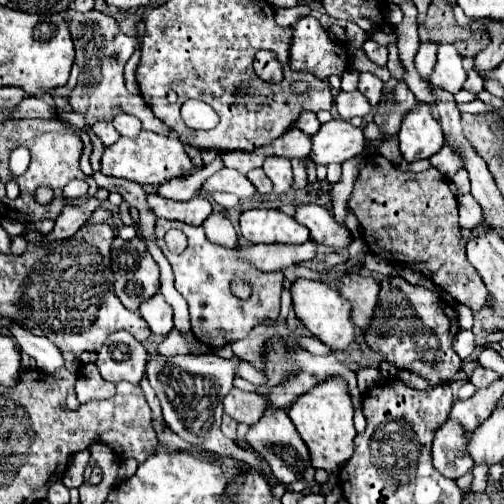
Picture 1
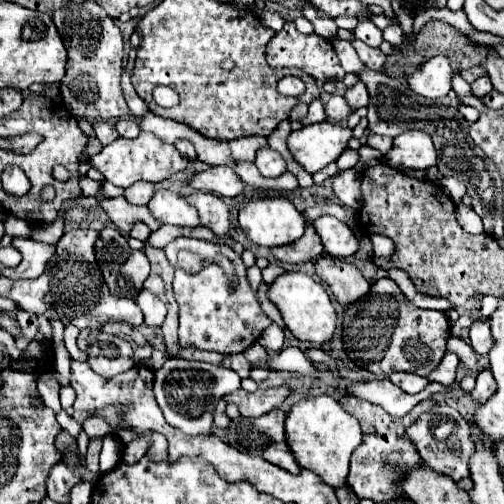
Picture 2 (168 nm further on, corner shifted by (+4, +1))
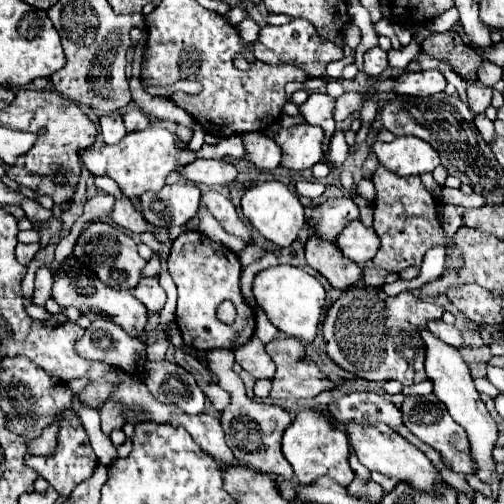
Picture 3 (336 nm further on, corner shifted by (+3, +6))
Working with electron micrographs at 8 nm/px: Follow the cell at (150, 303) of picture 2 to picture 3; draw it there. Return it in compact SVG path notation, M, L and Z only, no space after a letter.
M142 278L140 286L134 288L134 296L148 308L148 312L158 314L166 304L166 292L160 288L156 278Z

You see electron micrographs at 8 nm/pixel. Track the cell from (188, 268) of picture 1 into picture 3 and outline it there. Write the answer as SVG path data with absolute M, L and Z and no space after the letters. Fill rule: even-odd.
M182 232L172 242L168 272L178 286L176 322L186 346L194 350L214 350L214 348L236 350L254 336L256 328L254 310L242 296L240 290L242 264L232 250L228 250L218 242L212 242L200 232ZM224 300L230 300L236 306L236 320L232 324L224 324L216 316L216 310Z

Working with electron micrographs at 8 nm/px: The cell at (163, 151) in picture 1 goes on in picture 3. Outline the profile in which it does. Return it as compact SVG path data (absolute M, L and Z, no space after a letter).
M148 126L146 130L140 132L130 132L126 134L118 144L114 146L100 146L100 148L86 148L80 150L80 160L84 166L94 174L106 174L116 180L120 190L132 198L132 196L142 196L146 190L160 190L168 178L170 172L180 170L182 166L190 164L196 160L196 154L190 152L188 148L178 148L176 138L156 126Z

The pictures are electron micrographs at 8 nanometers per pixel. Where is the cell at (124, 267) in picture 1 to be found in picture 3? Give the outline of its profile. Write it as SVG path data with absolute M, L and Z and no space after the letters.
M92 222L88 228L84 228L80 238L76 240L74 256L78 258L78 262L90 266L104 284L116 290L134 290L142 280L142 270L146 266L146 260L136 250L136 242L108 222Z

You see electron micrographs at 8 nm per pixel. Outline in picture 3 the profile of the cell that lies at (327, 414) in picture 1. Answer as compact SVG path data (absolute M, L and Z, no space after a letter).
M306 408L298 412L294 422L286 428L282 436L282 452L286 460L292 464L298 482L314 482L314 478L318 476L330 476L338 484L348 486L354 480L354 472L348 464L348 436L338 426L334 426L330 414L324 410Z

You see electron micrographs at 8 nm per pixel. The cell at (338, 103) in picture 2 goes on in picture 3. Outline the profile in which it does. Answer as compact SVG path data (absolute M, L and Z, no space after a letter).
M310 94L308 100L300 106L300 114L308 124L322 126L326 134L332 134L334 128L334 98L328 94Z

